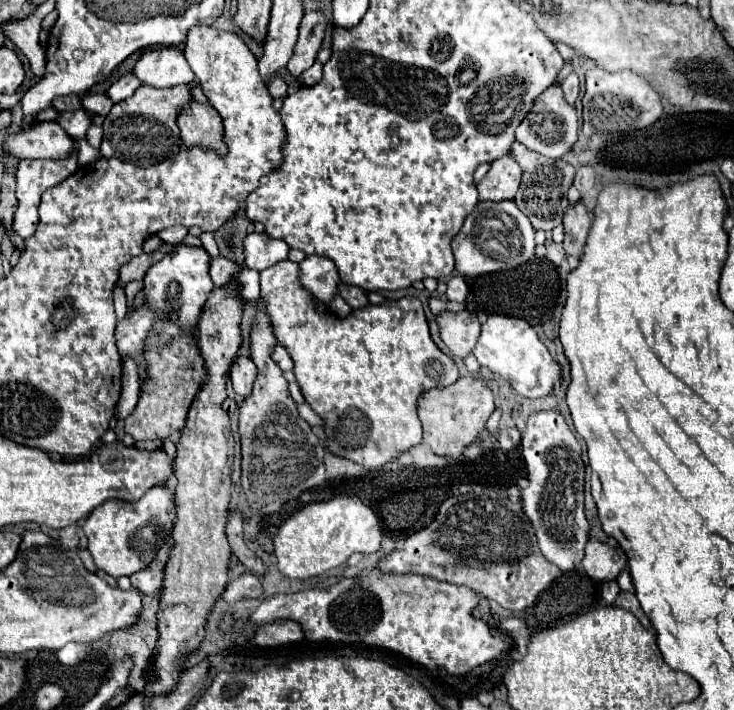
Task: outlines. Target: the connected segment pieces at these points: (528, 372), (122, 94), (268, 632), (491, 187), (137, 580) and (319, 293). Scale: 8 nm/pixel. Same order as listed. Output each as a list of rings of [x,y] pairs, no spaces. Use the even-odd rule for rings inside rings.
[[[490,315],[482,325],[474,355],[482,367],[508,379],[516,393],[528,399],[546,397],[552,391],[554,381],[560,379],[560,365],[550,357],[546,345],[538,339],[536,331],[524,319]]]
[[[126,73],[108,89],[108,97],[112,99],[112,103],[120,103],[120,101],[128,99],[138,87],[140,87],[140,81],[134,75]]]
[[[280,621],[260,627],[252,641],[258,647],[280,647],[288,643],[298,643],[302,639],[304,639],[302,627],[296,621]]]
[[[506,155],[492,161],[486,177],[478,183],[480,201],[506,201],[512,199],[520,187],[520,167]]]
[[[166,543],[160,549],[160,553],[154,557],[154,561],[144,571],[138,571],[138,573],[130,575],[132,587],[136,587],[142,595],[160,593],[160,589],[162,589],[162,571],[164,571],[164,563],[168,559],[168,551],[170,551],[170,543]]]
[[[308,255],[300,263],[300,281],[302,285],[314,293],[322,303],[330,303],[330,299],[338,291],[338,269],[336,265],[322,255]]]

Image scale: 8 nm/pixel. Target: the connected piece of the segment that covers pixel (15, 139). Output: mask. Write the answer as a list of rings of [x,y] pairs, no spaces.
[[[44,121],[6,137],[6,151],[20,159],[66,159],[74,151],[74,141],[56,121]]]

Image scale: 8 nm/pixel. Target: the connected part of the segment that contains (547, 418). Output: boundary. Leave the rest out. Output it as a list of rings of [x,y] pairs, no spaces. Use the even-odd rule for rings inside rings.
[[[540,411],[528,419],[526,429],[522,431],[522,455],[526,461],[528,487],[522,489],[520,501],[528,521],[534,525],[542,555],[562,571],[572,571],[580,567],[584,547],[588,543],[588,521],[584,517],[584,463],[580,459],[580,453],[582,451],[578,439],[558,411]]]

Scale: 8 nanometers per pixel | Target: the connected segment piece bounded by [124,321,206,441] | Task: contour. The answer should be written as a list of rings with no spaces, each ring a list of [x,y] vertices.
[[[158,321],[156,331],[152,333],[150,341],[146,341],[146,361],[148,361],[148,381],[142,385],[140,401],[134,413],[124,421],[124,431],[134,437],[136,441],[144,439],[168,439],[174,431],[180,431],[186,423],[188,407],[198,393],[206,371],[204,359],[200,357],[196,339],[182,335],[176,325]]]

